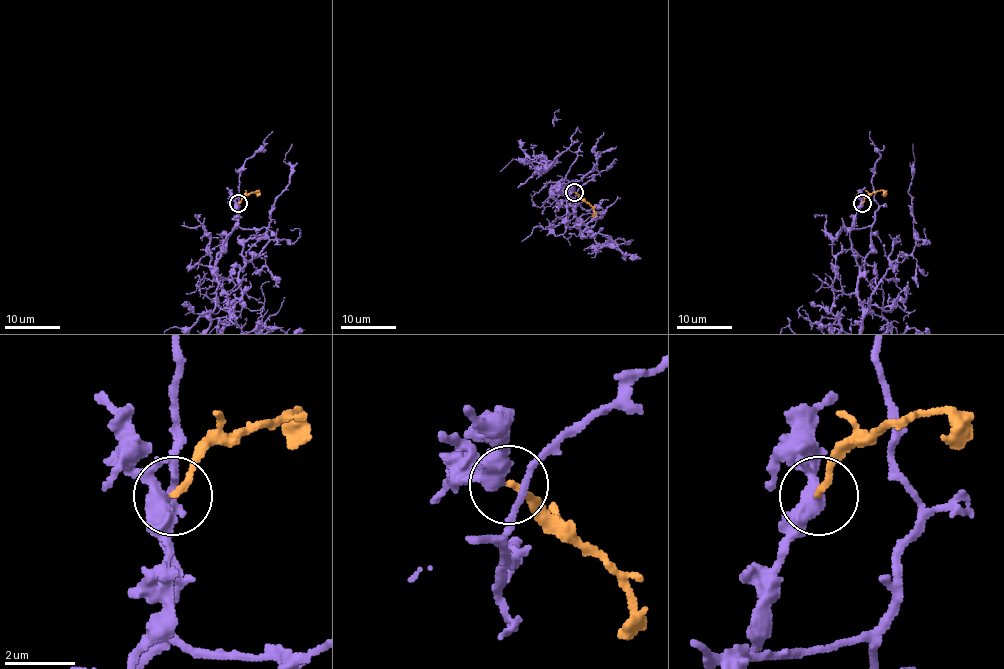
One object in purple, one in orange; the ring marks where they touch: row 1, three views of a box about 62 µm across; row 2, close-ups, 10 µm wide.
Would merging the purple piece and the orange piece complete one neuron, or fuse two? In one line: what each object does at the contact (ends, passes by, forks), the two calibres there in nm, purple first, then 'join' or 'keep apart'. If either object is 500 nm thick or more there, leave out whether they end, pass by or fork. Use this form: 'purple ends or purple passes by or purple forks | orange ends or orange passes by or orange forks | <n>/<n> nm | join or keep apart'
purple forks | orange ends | 360/180 nm | join

